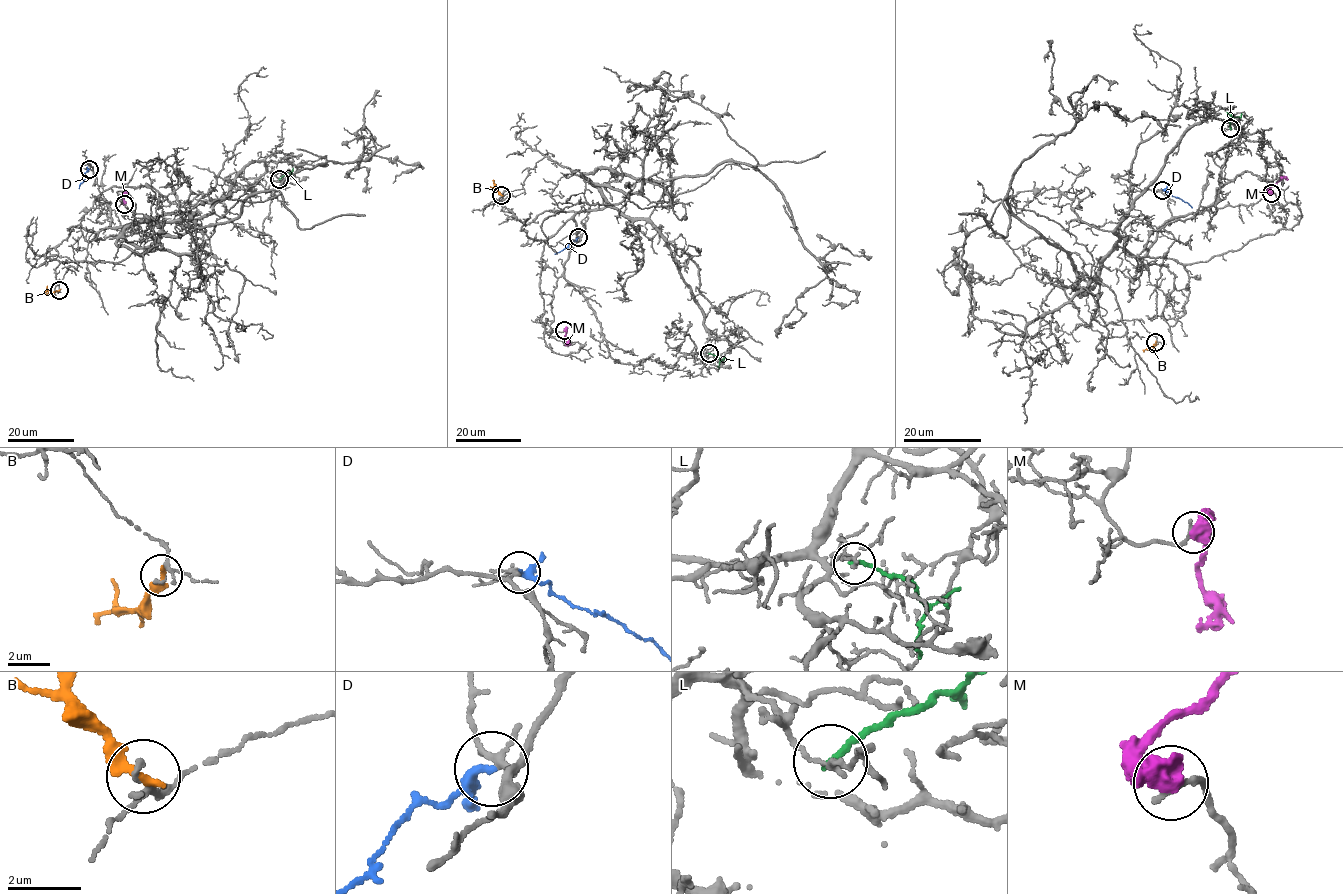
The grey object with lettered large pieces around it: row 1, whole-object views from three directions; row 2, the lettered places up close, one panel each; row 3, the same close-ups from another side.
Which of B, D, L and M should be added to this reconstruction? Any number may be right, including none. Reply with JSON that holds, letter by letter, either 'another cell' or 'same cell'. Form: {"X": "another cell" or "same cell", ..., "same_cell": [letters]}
{"B": "another cell", "D": "another cell", "L": "another cell", "M": "another cell", "same_cell": []}

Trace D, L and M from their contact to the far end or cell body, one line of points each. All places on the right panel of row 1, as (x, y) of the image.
D: (1163, 189), (1192, 207)
L: (1231, 128), (1230, 121), (1242, 113)
M: (1272, 193), (1269, 189), (1284, 179), (1287, 180)

